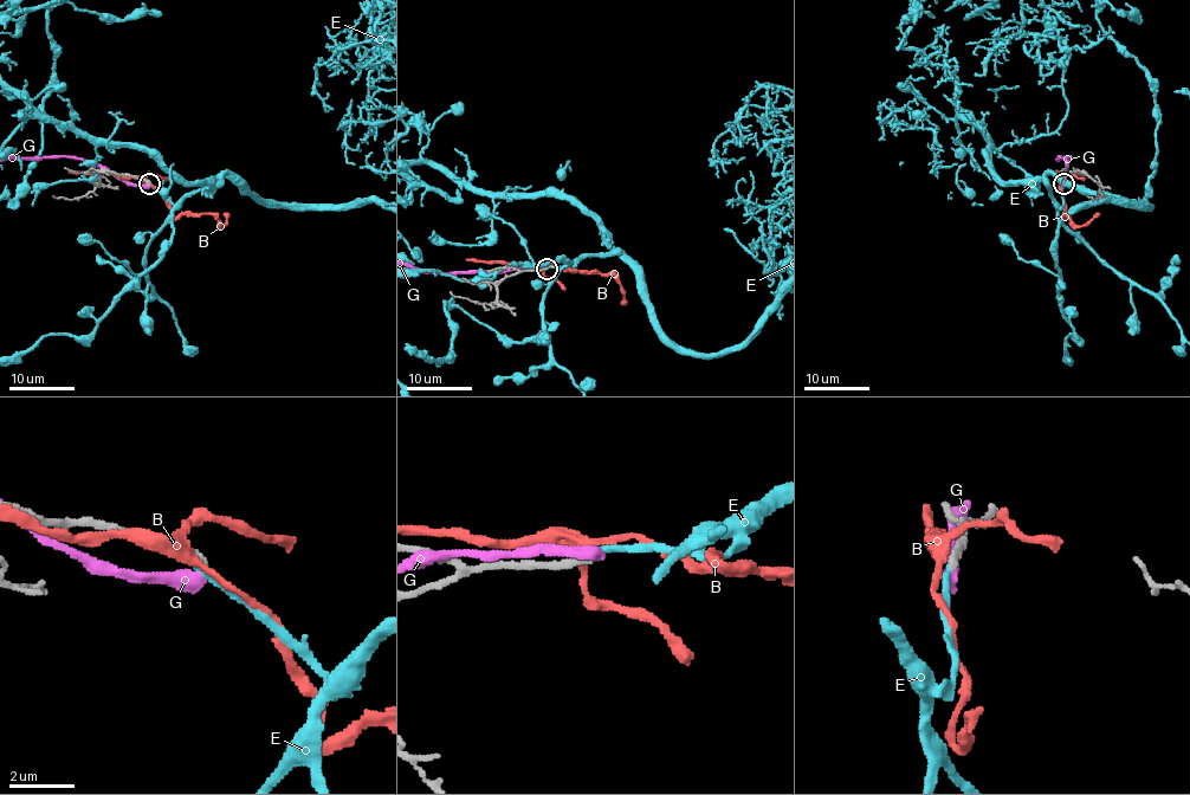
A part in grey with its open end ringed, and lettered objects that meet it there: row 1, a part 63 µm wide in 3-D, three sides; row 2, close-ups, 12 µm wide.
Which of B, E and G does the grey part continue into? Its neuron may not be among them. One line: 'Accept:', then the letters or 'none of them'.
Accept: E

